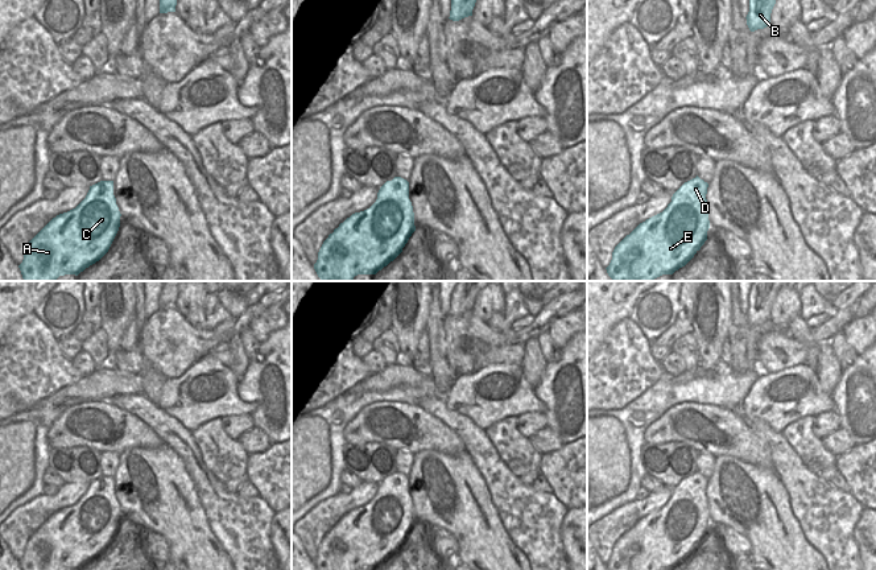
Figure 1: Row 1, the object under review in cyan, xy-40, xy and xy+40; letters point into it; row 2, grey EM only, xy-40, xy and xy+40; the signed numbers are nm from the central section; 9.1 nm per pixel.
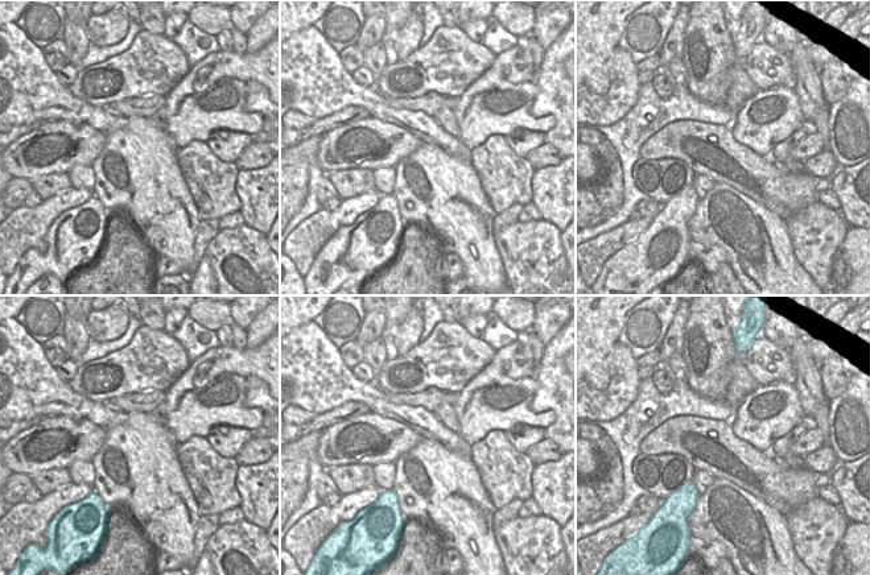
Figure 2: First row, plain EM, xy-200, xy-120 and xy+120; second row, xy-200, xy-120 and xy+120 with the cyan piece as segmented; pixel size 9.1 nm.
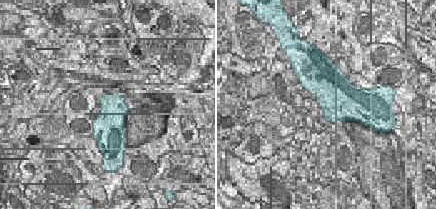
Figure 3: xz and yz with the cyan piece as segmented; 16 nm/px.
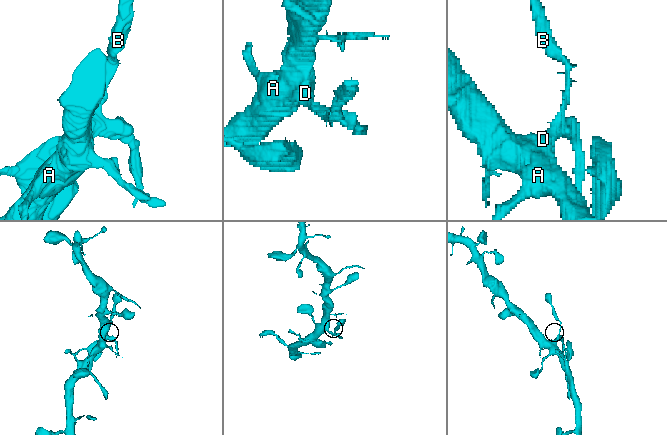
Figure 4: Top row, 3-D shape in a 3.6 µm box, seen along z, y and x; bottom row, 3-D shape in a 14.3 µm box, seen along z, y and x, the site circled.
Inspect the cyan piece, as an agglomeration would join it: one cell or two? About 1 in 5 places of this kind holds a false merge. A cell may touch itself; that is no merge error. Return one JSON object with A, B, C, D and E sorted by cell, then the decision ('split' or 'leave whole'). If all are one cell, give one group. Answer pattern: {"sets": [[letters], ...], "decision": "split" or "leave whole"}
{"sets": [["A", "B", "C", "D", "E"]], "decision": "leave whole"}

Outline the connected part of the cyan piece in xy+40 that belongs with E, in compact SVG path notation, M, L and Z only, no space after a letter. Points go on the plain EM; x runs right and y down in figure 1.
M698 471L685 478L668 503L640 519L613 545L608 570L673 570L707 536L708 479Z

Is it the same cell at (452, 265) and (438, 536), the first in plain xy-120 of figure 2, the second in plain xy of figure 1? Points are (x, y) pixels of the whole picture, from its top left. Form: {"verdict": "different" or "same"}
{"verdict": "same"}

